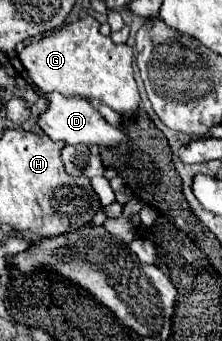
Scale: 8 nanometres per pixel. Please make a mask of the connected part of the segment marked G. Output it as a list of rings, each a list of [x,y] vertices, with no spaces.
[[[91,16],[65,24],[51,36],[29,42],[19,60],[29,72],[33,84],[43,92],[59,92],[67,98],[99,100],[121,116],[131,116],[139,108],[139,90],[133,80],[133,50],[127,44],[115,44],[99,32],[99,22]]]

